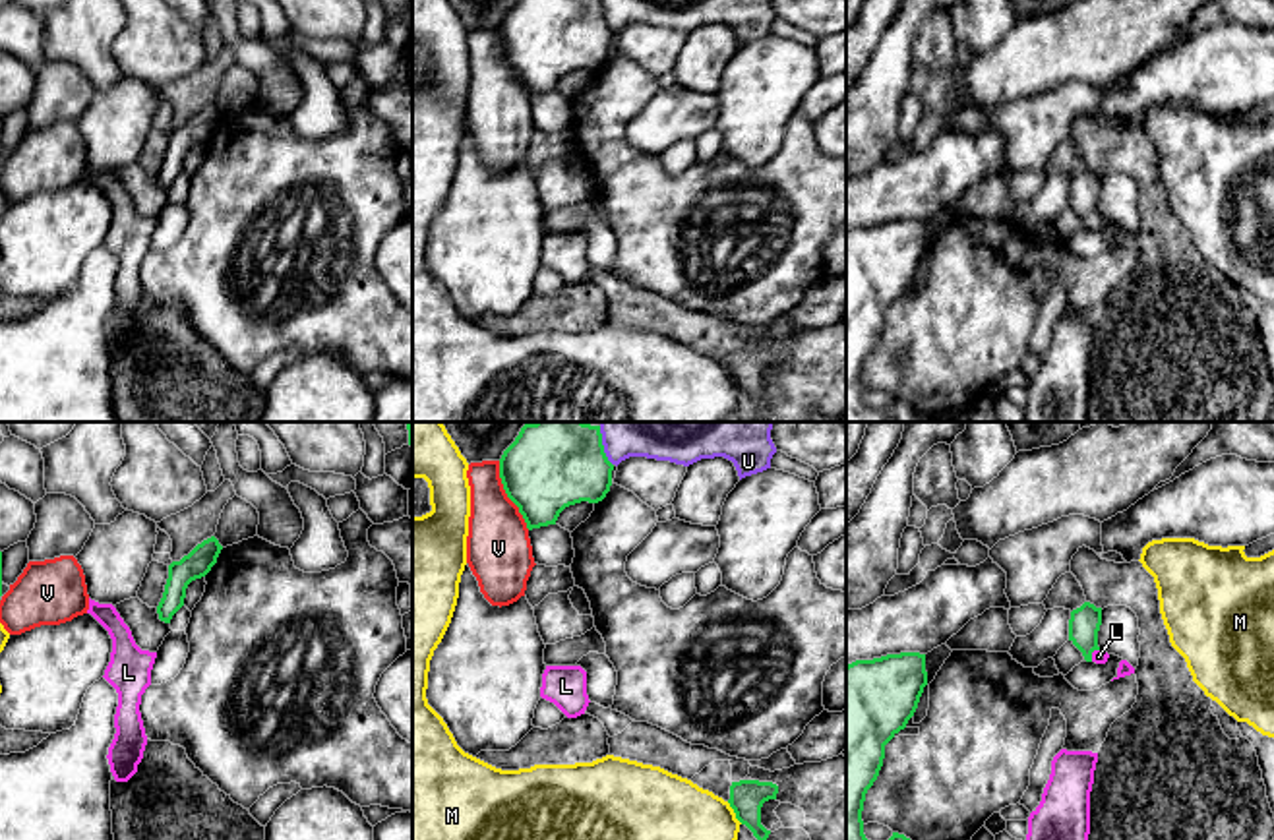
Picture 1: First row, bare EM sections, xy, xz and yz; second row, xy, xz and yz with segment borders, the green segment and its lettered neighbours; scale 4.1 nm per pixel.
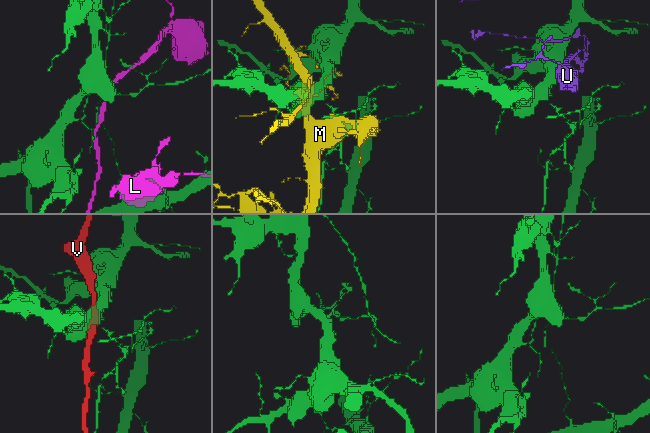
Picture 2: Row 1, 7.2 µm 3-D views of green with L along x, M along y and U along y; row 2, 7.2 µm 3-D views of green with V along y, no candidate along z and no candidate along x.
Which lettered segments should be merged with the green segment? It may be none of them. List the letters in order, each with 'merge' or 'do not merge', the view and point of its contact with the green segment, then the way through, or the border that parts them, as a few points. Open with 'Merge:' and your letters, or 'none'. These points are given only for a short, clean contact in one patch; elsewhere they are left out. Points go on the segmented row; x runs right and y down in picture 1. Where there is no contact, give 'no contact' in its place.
Merge: none
L: do not merge; meets green in yz at (1091, 655)
M: do not merge; meets green in xz at (734, 811)
U: do not merge; meets green in xz at (603, 446)
V: do not merge; meets green in xz at (508, 496)

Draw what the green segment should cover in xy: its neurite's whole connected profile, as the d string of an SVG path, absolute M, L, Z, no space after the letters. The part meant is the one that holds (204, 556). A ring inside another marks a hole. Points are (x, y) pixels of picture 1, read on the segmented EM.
M215 536L197 544L180 561L168 565L168 579L157 606L159 619L170 623L172 615L184 606L186 588L192 581L205 577L217 563L223 546Z

